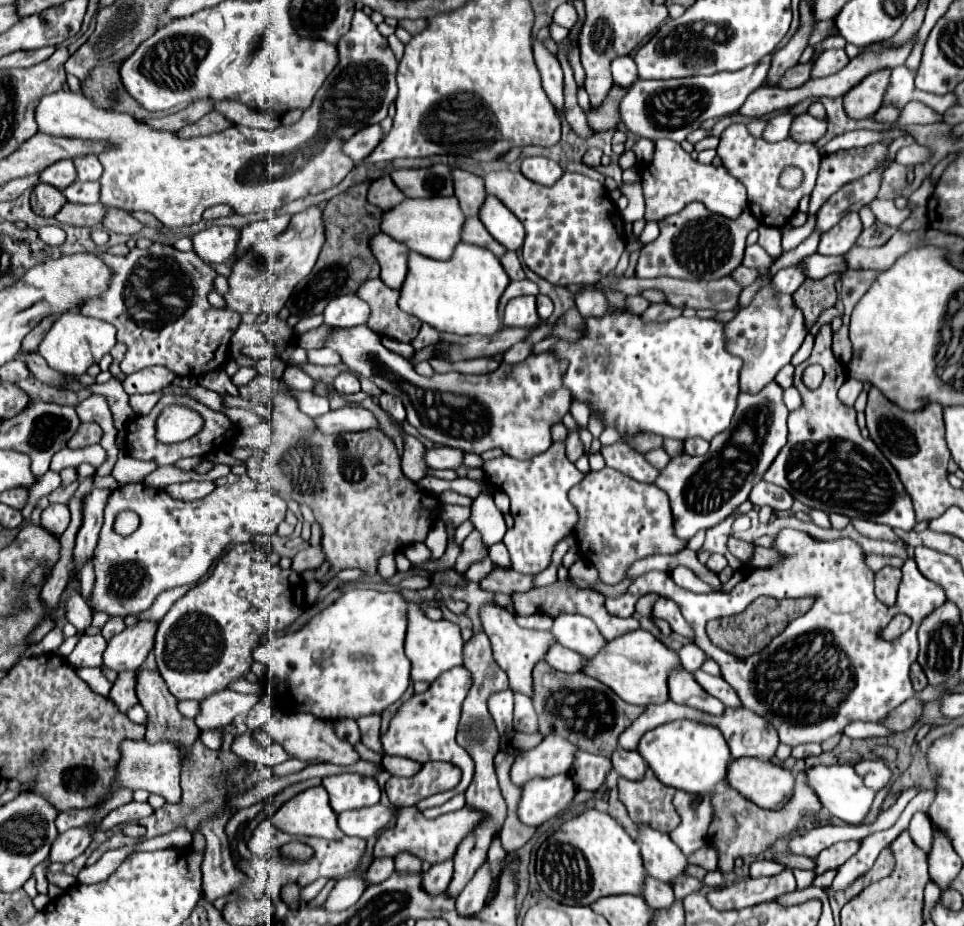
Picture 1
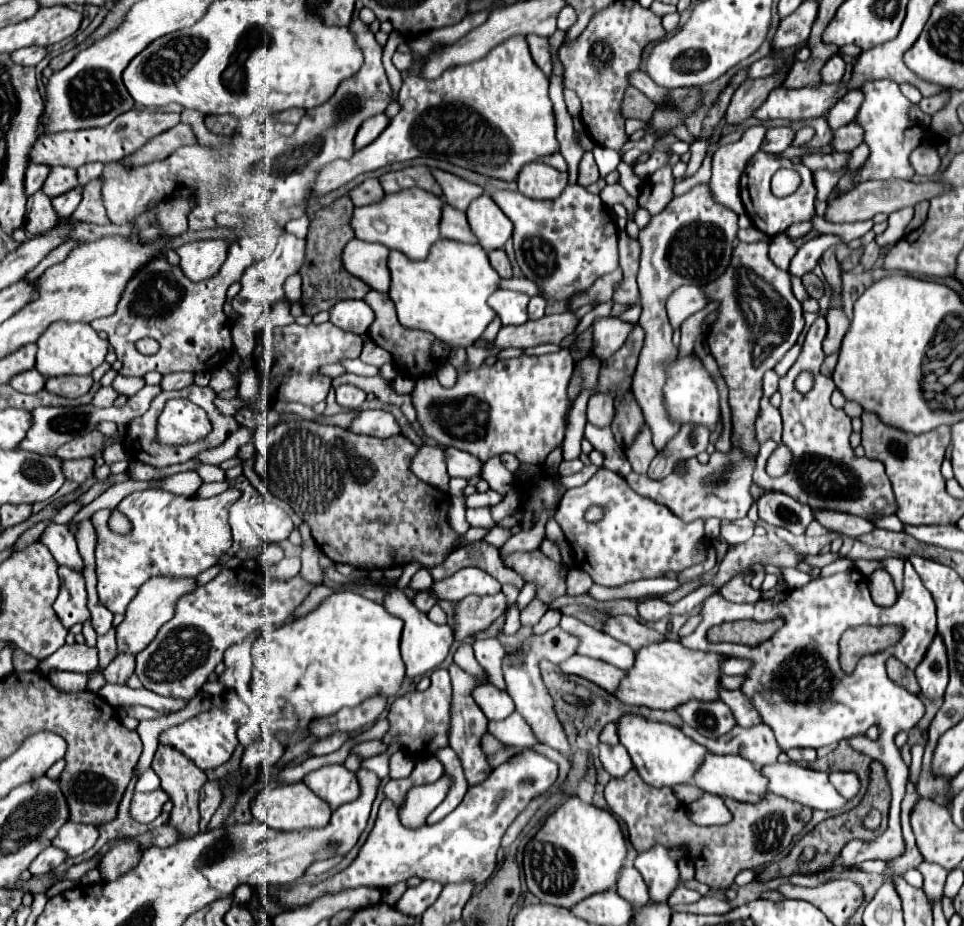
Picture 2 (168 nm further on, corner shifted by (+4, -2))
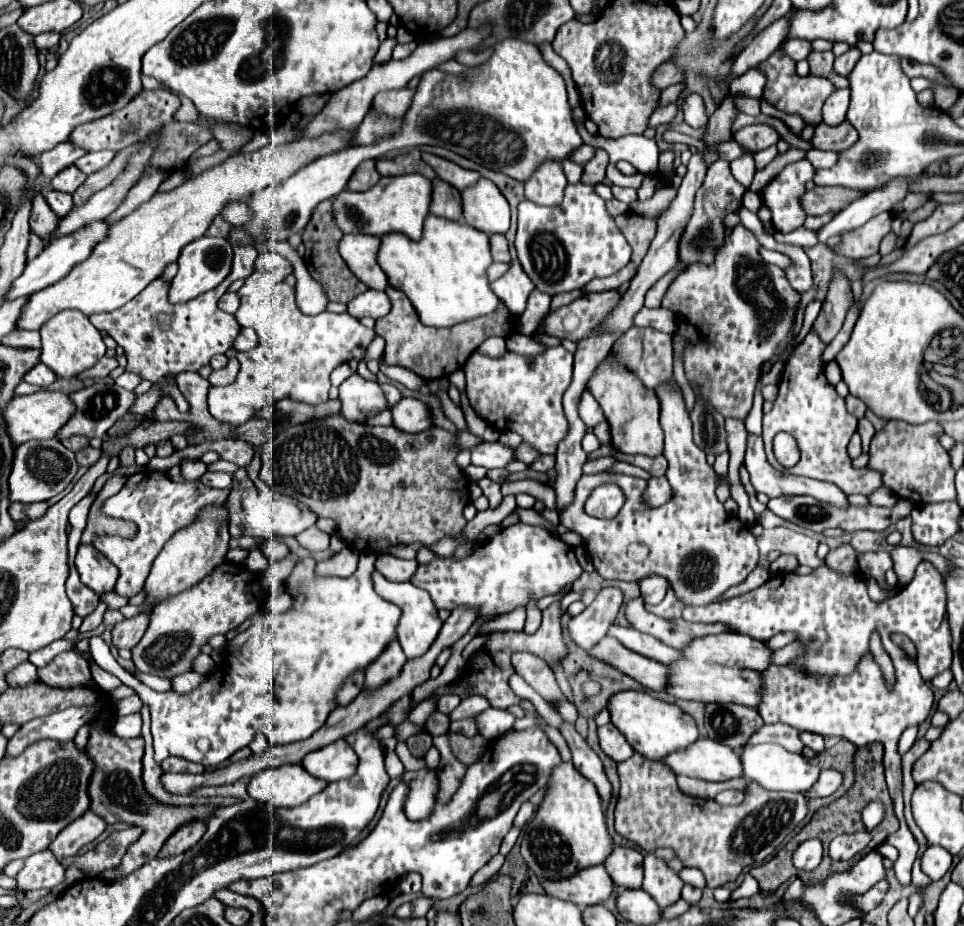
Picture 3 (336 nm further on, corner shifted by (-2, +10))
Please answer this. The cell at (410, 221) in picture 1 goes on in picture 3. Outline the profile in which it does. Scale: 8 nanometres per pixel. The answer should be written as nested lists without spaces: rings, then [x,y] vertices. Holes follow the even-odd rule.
[[[417,173],[381,178],[379,184],[375,184],[371,190],[365,192],[345,190],[337,194],[333,200],[335,220],[345,234],[363,232],[373,236],[385,236],[391,232],[399,232],[409,236],[411,240],[421,240],[423,222],[431,206],[431,192],[433,192],[431,180]]]

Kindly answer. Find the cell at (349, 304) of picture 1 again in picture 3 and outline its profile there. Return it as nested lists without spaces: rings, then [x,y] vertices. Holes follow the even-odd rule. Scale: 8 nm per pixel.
[[[367,290],[359,296],[355,296],[355,300],[351,300],[347,304],[347,312],[355,318],[369,316],[369,318],[377,320],[377,318],[385,316],[389,310],[391,310],[391,302],[389,302],[387,294],[379,292],[379,290]]]

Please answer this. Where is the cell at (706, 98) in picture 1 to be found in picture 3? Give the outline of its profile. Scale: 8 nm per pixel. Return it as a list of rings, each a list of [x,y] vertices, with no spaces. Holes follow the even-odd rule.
[[[787,38],[787,42],[781,44],[781,50],[791,58],[791,60],[805,60],[807,54],[811,52],[811,44],[807,40],[799,38]]]

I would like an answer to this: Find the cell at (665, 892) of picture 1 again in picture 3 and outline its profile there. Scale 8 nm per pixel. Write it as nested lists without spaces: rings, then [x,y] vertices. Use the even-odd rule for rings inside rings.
[[[615,846],[611,856],[605,860],[605,868],[619,888],[633,890],[643,884],[643,854],[633,848]]]

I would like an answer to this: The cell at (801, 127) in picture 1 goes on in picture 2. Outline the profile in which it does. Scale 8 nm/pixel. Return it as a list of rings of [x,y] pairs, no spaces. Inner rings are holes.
[[[769,128],[761,142],[761,150],[771,152],[771,154],[783,152],[785,148],[789,148],[793,136],[795,136],[795,132],[791,128]]]

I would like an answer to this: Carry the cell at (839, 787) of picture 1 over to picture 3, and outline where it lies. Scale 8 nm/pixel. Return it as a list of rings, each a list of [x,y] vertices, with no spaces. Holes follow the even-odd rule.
[[[757,744],[743,748],[741,754],[743,760],[743,774],[749,780],[759,782],[767,790],[783,790],[783,792],[809,792],[813,784],[819,780],[821,768],[807,760],[801,754],[787,752],[785,748],[779,748],[777,744]]]

